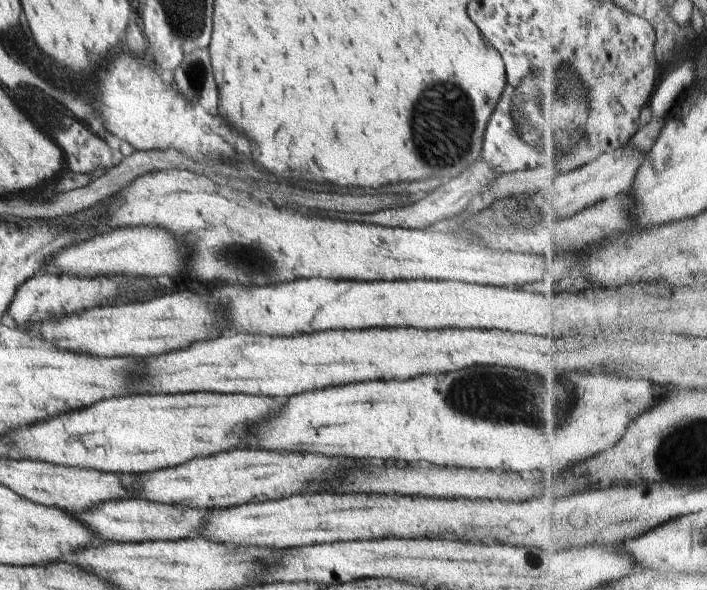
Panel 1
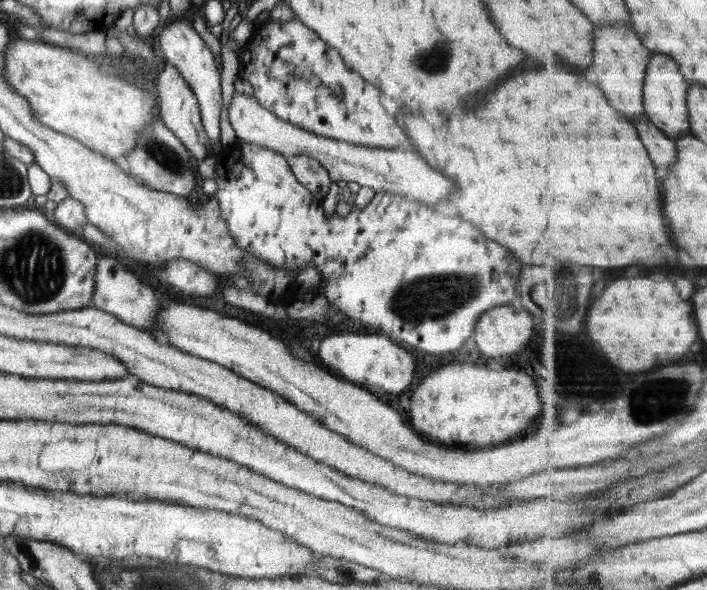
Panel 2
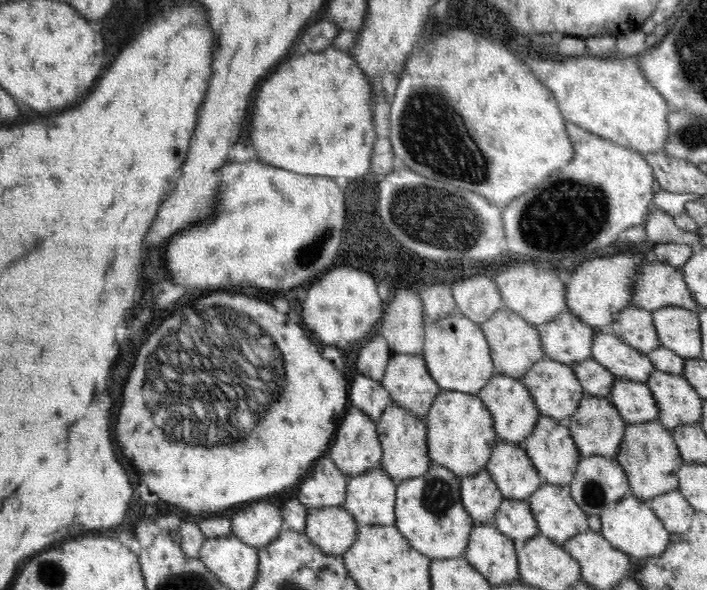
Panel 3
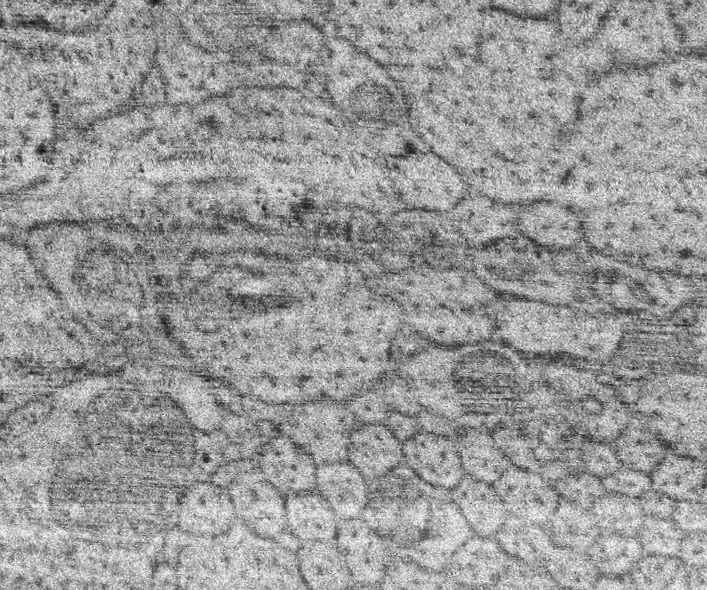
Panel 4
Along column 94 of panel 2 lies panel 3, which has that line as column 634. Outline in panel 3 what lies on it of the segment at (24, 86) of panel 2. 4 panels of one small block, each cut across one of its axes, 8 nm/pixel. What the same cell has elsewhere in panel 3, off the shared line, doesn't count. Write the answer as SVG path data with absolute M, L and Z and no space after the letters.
M583 56L570 57L565 61L526 58L526 66L546 89L552 91L566 123L572 123L580 129L587 130L600 138L606 138L620 147L642 154L642 156L646 153L664 151L668 136L667 116L672 110L665 98L646 81L638 61L631 56L615 60Z

